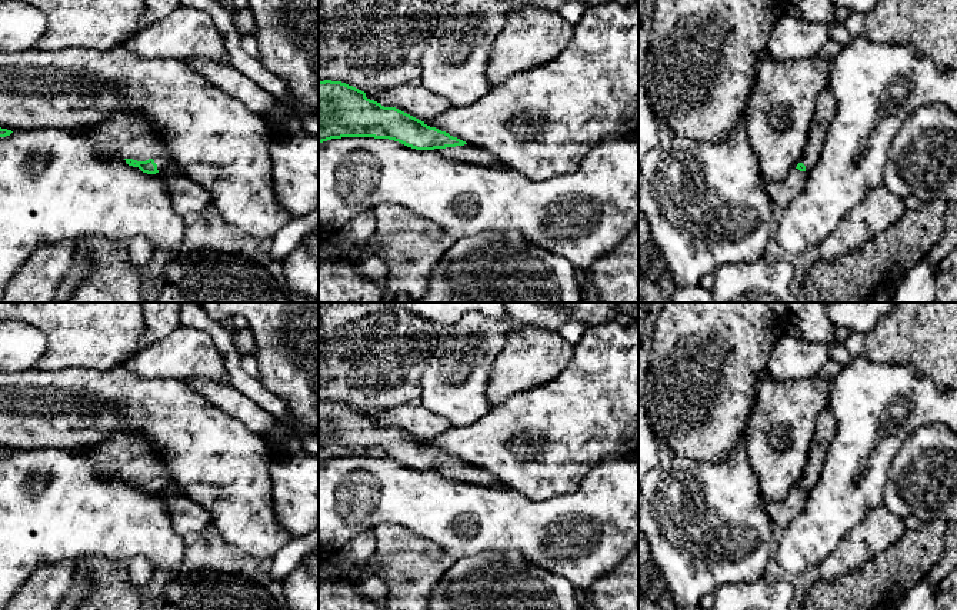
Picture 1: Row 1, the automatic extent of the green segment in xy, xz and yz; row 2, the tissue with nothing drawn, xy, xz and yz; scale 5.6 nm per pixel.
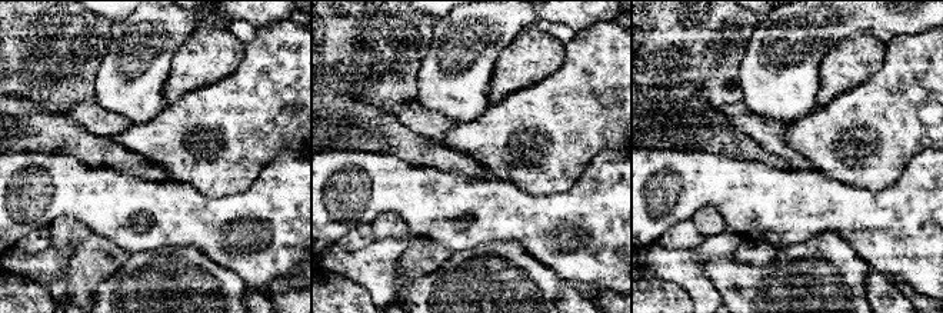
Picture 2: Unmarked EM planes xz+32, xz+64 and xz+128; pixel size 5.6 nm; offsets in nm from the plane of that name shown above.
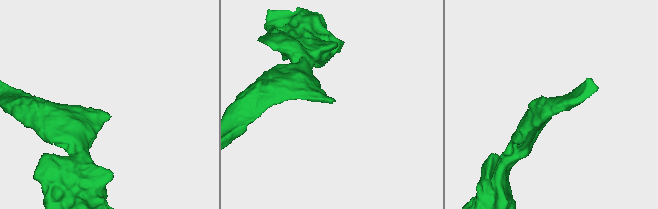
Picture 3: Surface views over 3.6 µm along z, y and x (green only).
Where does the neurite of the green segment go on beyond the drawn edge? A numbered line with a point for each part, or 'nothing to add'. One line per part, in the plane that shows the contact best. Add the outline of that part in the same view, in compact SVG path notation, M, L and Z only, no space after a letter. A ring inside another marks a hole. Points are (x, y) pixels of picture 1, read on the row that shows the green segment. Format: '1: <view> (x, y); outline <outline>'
1: xy (132, 134); outline M116 113L100 126L86 130L83 136L103 150L117 151L123 159L153 159L159 173L173 167L161 131L143 113Z

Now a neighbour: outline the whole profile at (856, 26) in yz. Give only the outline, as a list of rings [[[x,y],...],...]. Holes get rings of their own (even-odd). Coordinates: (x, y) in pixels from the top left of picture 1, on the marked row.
[[[853,13],[847,20],[846,20],[846,27],[850,33],[850,36],[858,37],[866,33],[866,23],[864,23],[864,13]]]

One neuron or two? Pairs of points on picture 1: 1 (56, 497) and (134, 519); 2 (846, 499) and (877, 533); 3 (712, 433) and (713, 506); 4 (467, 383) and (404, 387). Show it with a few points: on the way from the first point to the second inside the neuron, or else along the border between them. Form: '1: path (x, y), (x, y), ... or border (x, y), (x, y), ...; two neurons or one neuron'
1: path (76, 510), (94, 512), (114, 519); one neuron
2: border (882, 503), (874, 506), (840, 542); two neurons
3: border (737, 440), (717, 463), (679, 456); two neurons
4: border (433, 354), (422, 377), (422, 399), (419, 402); two neurons

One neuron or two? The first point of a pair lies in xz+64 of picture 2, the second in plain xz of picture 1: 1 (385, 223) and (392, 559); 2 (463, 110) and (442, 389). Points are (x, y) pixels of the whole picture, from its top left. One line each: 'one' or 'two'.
1: one
2: one

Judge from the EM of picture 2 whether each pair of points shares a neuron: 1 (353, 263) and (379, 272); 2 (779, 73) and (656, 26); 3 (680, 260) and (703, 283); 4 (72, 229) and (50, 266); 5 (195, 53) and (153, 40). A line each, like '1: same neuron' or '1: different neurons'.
1: same neuron
2: different neurons
3: same neuron
4: different neurons
5: different neurons

